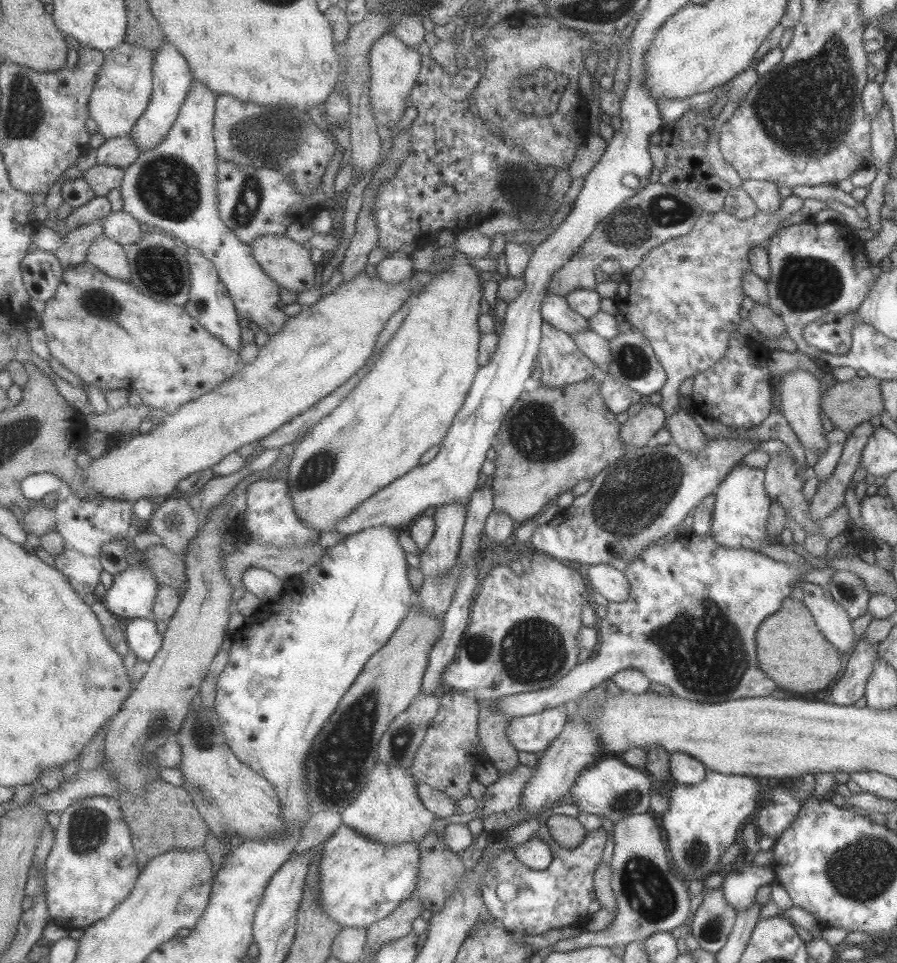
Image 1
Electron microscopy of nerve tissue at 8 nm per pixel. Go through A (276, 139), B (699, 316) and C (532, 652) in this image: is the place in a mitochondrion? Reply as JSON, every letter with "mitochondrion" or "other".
{"A":"mitochondrion","B":"other","C":"mitochondrion"}

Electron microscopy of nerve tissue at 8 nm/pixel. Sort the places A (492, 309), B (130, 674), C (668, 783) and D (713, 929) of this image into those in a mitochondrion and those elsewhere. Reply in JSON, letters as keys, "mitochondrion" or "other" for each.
{"A":"other","B":"other","C":"other","D":"mitochondrion"}

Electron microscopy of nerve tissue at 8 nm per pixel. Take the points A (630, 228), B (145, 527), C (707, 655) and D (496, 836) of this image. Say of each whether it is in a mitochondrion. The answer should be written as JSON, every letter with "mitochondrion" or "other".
{"A":"mitochondrion","B":"other","C":"mitochondrion","D":"other"}

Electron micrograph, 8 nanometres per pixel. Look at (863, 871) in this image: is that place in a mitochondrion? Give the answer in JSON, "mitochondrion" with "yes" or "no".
{"mitochondrion":"yes"}

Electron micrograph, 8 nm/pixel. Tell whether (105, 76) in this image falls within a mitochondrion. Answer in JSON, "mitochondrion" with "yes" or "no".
{"mitochondrion":"no"}

